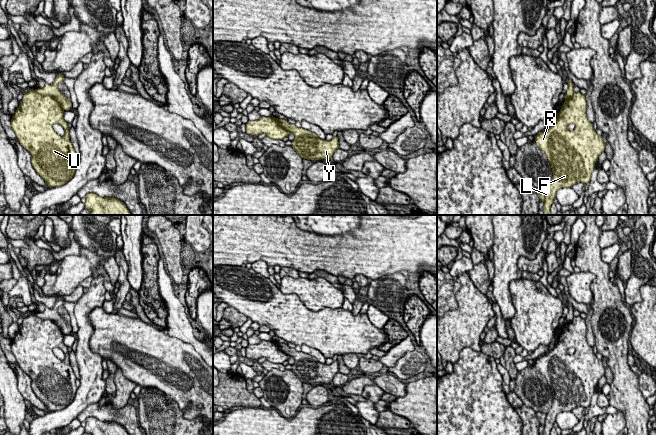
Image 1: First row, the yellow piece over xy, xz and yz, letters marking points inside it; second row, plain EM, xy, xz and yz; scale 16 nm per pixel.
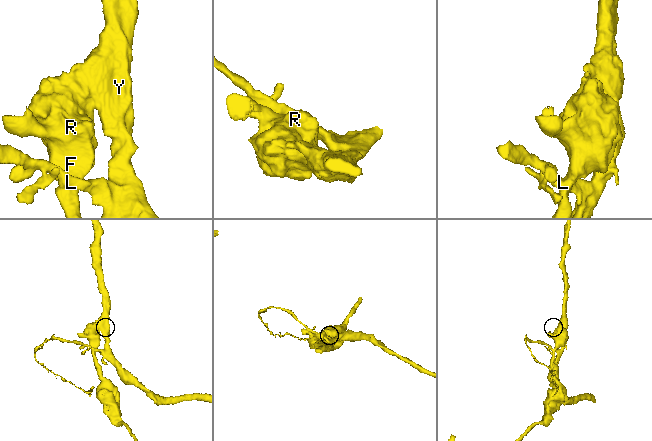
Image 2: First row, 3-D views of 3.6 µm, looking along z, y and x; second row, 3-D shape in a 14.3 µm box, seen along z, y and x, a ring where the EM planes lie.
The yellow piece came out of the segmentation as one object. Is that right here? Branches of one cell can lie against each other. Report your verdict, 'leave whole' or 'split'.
split

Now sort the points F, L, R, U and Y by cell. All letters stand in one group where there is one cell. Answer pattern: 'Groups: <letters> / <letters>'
Groups: F L R U / Y

